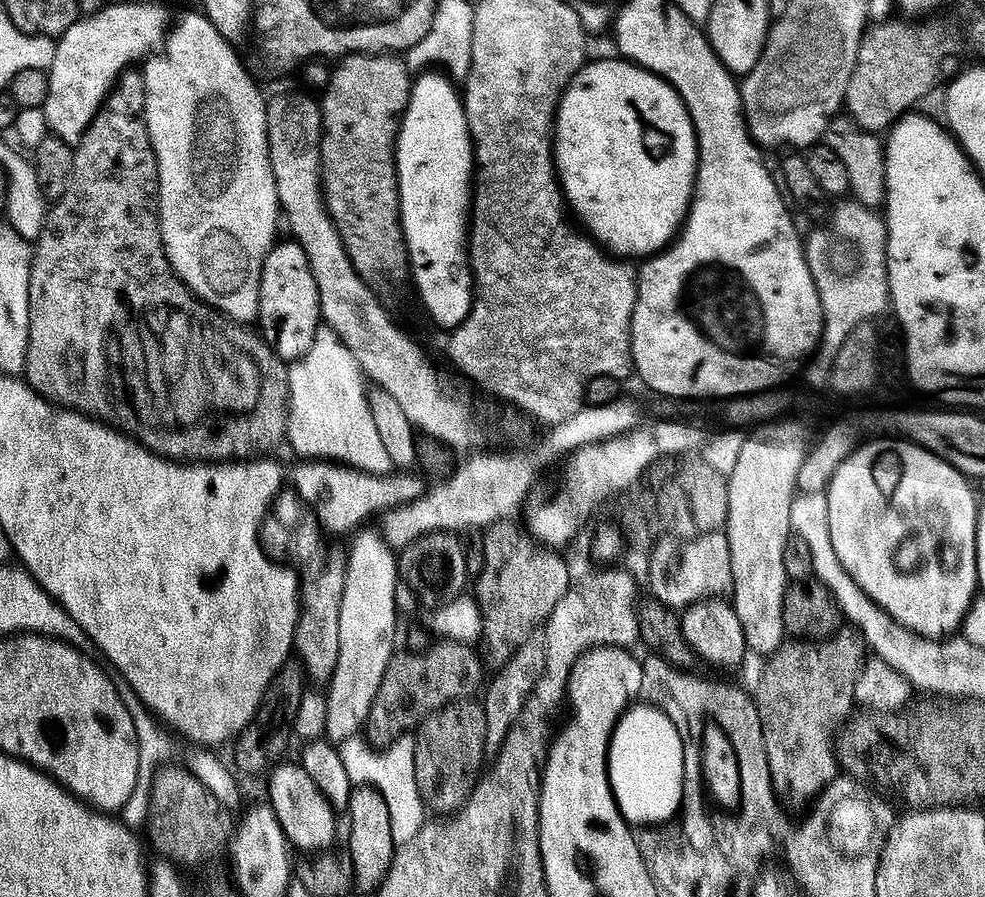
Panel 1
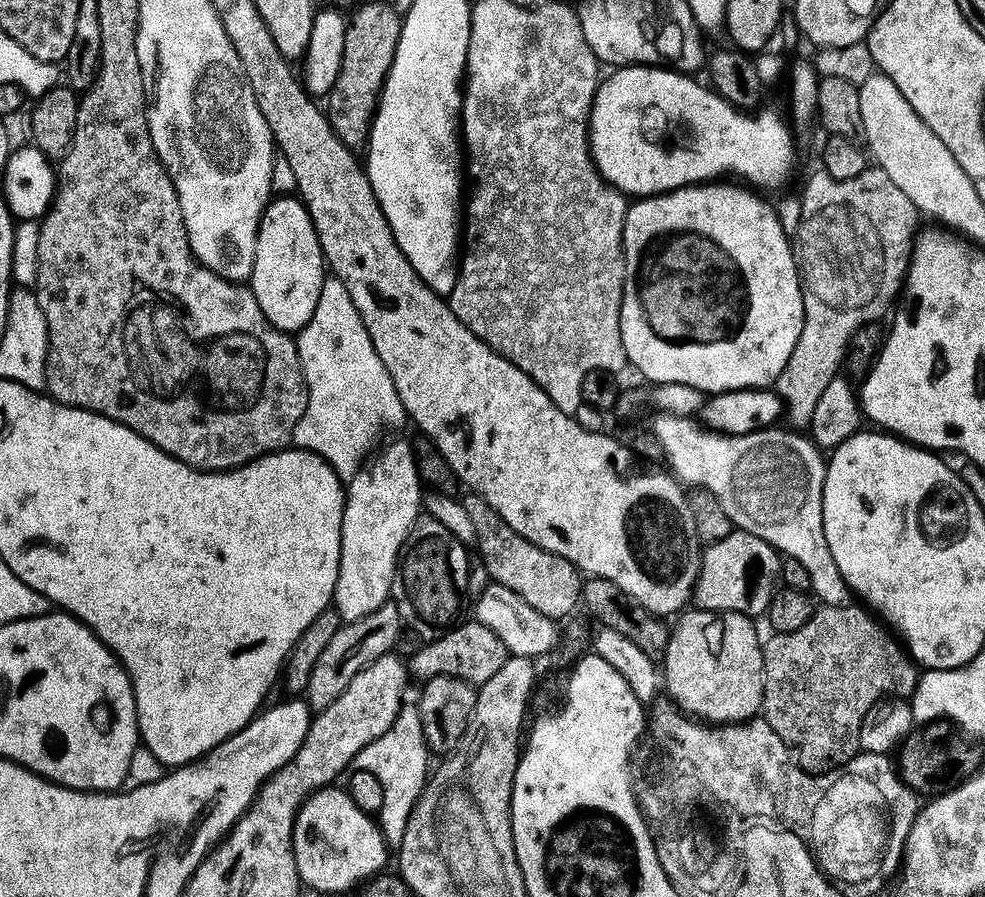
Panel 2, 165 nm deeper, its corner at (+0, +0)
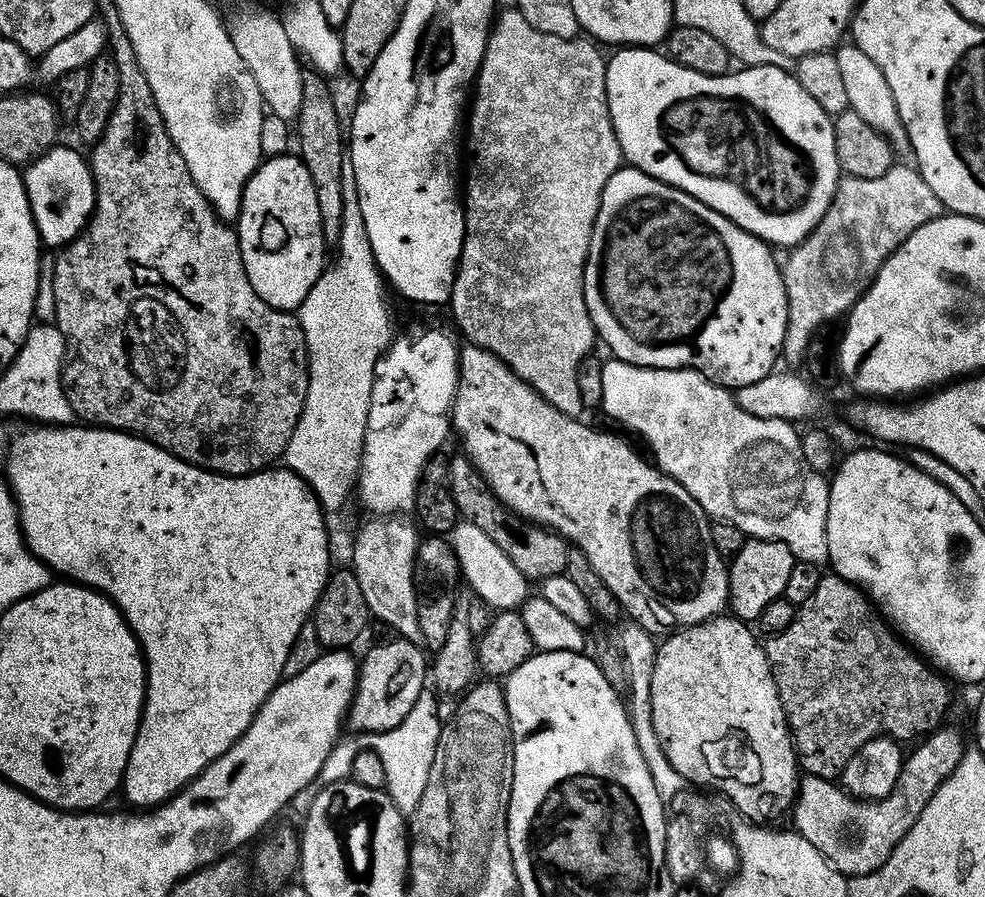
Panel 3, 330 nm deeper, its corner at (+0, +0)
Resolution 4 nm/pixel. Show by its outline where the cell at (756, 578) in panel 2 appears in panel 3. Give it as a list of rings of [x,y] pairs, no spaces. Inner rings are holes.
[[[745,539],[742,550],[730,558],[728,564],[728,608],[737,620],[755,622],[770,606],[770,602],[781,599],[790,579],[790,570],[796,565],[796,555],[781,540]]]

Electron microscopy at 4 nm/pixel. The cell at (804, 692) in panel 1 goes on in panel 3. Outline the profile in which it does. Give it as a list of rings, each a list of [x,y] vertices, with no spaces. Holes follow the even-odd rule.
[[[835,574],[821,575],[818,587],[814,589],[814,594],[810,594],[810,598],[806,598],[806,602],[802,602],[796,609],[796,617],[794,622],[790,622],[790,626],[786,626],[786,630],[782,630],[782,634],[767,637],[764,644],[764,652],[768,656],[768,661],[772,663],[772,677],[778,686],[778,694],[780,701],[784,707],[784,713],[788,719],[788,729],[792,732],[792,742],[796,745],[796,754],[798,764],[808,776],[821,776],[824,780],[835,781],[843,772],[846,762],[850,762],[850,758],[854,758],[854,754],[862,746],[866,746],[866,742],[870,742],[878,735],[885,731],[884,723],[891,716],[896,716],[896,732],[895,739],[901,742],[907,740],[915,741],[917,738],[923,738],[936,731],[941,727],[944,715],[948,712],[948,684],[949,681],[937,669],[929,666],[889,625],[883,616],[874,607],[871,599],[855,584],[844,580],[841,576]]]

